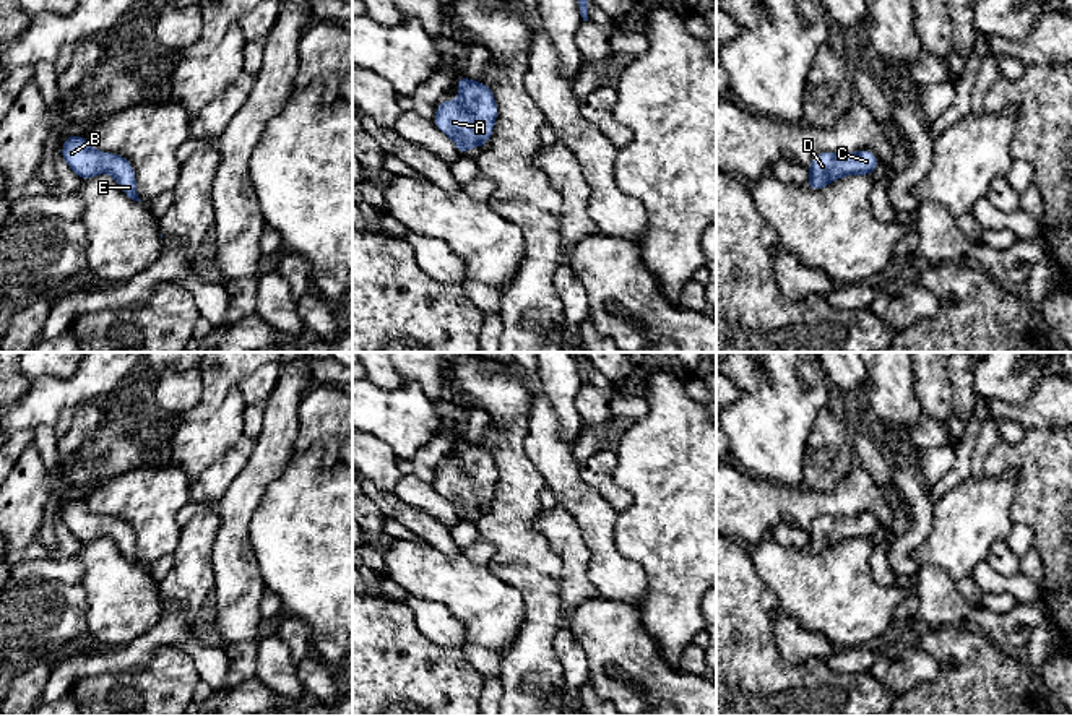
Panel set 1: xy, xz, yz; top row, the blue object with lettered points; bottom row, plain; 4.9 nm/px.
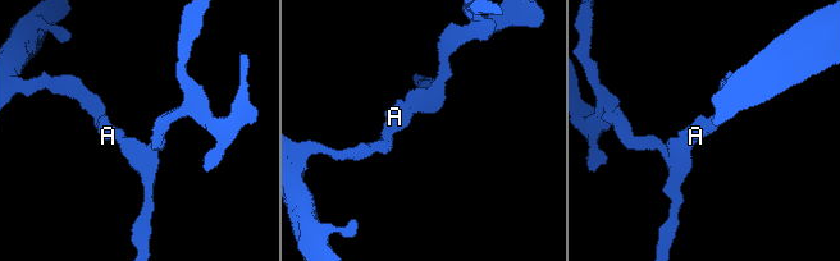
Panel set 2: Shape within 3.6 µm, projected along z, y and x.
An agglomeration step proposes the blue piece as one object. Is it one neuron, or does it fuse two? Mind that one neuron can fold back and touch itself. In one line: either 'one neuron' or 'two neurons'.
one neuron

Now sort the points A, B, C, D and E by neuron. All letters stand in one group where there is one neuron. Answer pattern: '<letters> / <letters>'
A B C D E

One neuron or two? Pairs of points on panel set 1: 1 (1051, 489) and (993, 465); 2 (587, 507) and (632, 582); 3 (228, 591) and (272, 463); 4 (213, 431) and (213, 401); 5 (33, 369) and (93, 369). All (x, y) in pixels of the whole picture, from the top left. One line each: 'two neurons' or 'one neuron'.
1: one neuron
2: one neuron
3: one neuron
4: two neurons
5: two neurons

